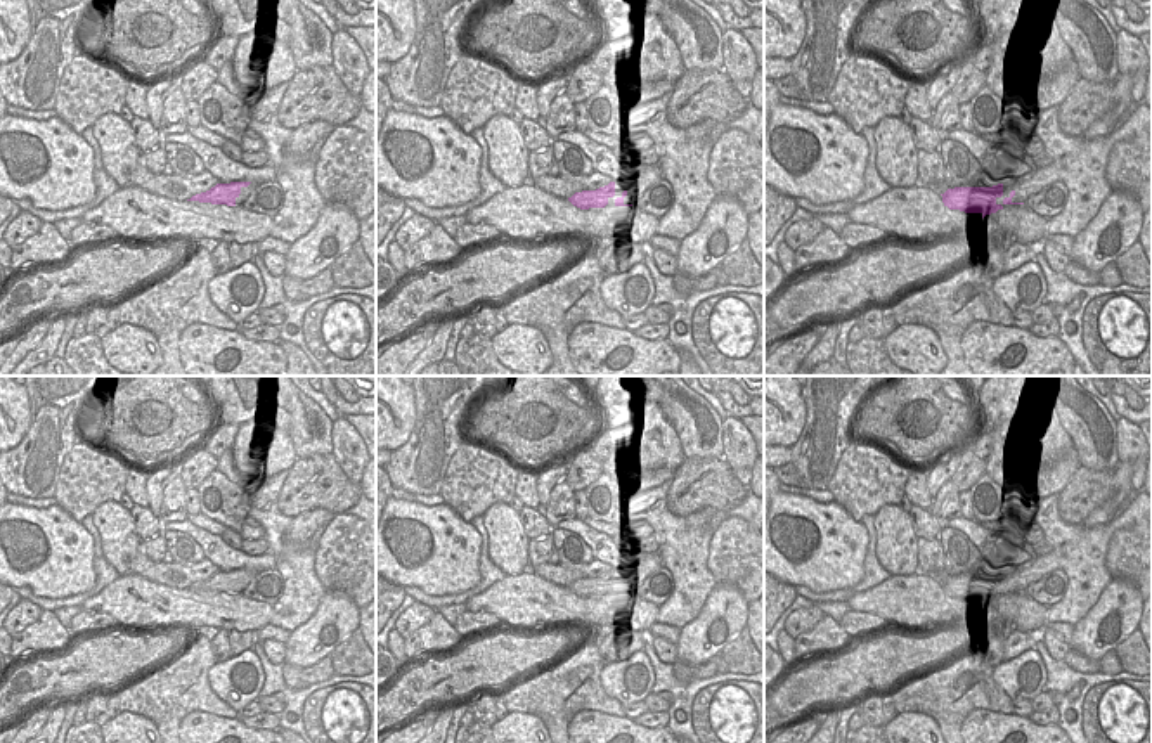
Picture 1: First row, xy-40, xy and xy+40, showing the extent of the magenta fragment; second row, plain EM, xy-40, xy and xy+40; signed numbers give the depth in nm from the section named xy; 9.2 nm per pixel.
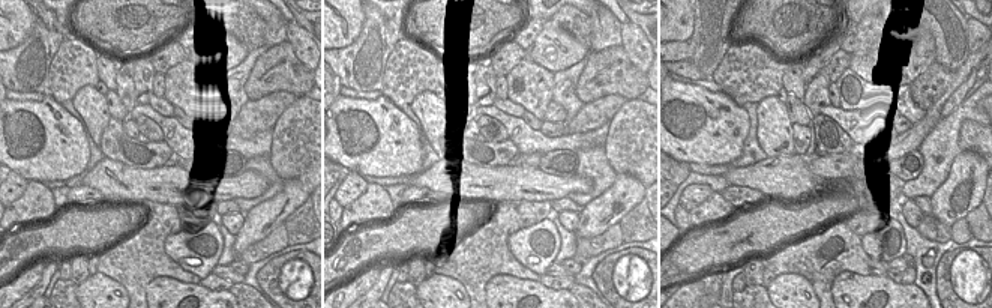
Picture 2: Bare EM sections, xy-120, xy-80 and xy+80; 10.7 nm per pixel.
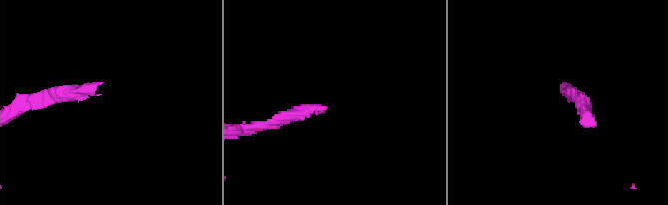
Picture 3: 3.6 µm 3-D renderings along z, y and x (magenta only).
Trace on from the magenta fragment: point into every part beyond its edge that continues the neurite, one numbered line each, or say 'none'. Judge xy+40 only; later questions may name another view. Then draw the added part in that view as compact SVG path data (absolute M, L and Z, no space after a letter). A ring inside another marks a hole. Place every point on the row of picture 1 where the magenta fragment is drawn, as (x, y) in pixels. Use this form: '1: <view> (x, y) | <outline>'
1: xy+40 (1035, 180) | M1053 159L1050 165L1024 171L1024 182L1017 185L1012 203L1026 203L1029 196L1038 194L1043 187L1058 182L1062 159Z

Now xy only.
1: xy (648, 177) | M658 166L636 173L636 182L629 185L627 196L624 197L624 204L634 204L634 201L660 178L663 177Z

